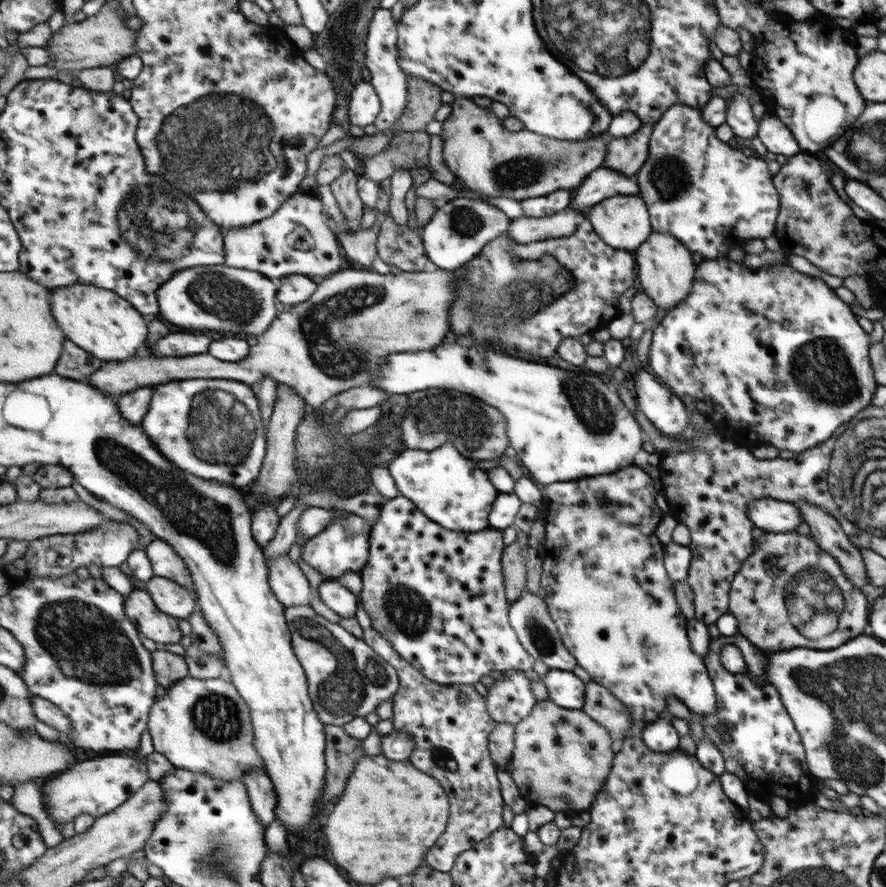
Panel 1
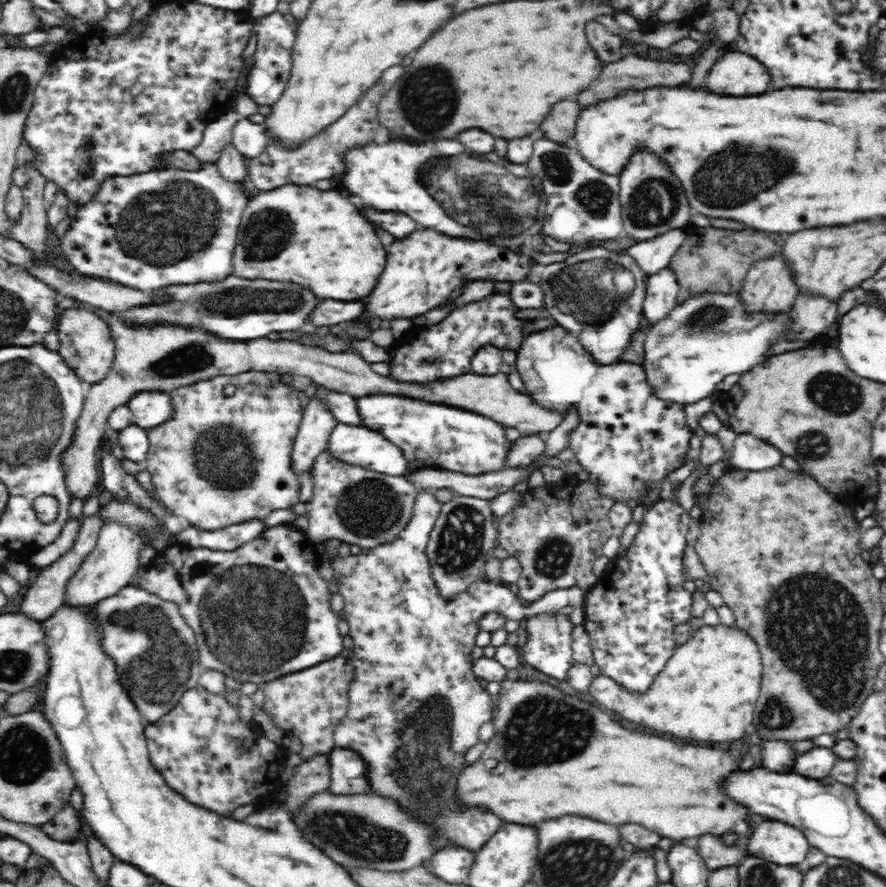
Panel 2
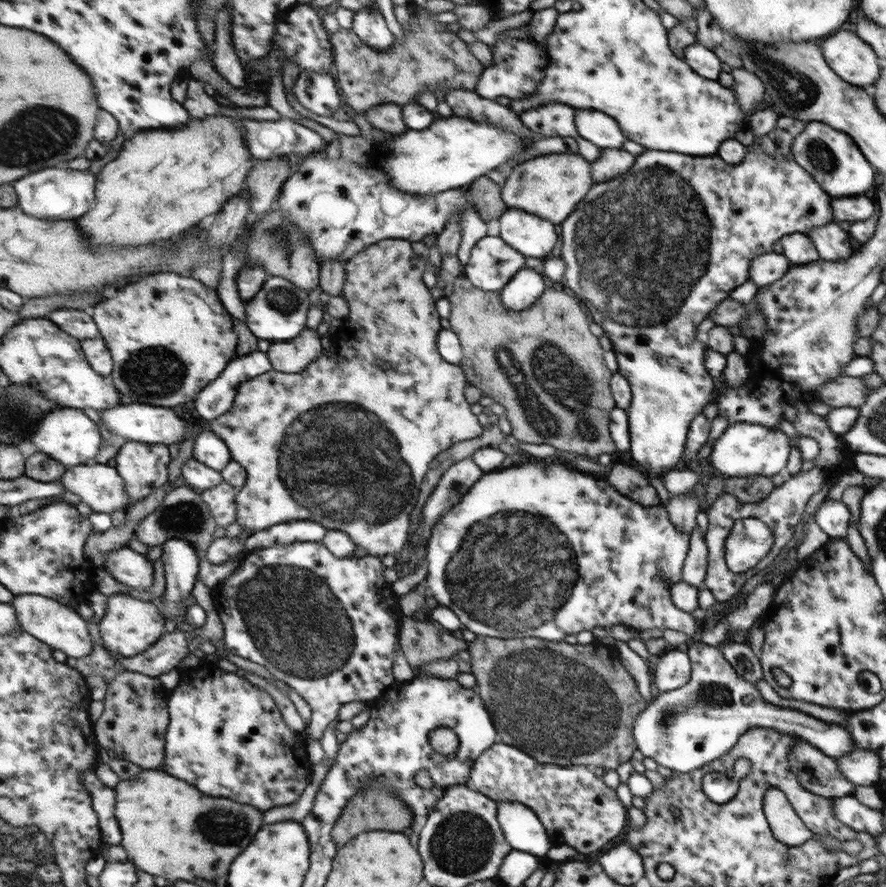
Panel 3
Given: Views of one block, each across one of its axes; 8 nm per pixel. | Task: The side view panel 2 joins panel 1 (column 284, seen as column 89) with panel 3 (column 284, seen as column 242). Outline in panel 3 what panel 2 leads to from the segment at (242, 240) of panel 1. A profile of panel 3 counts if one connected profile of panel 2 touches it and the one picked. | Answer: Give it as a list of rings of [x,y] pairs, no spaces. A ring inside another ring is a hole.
[[[325,151],[307,156],[298,167],[295,167],[293,174],[283,184],[276,204],[306,234],[321,268],[327,259],[337,259],[345,266],[351,257],[360,253],[366,246],[374,245],[384,238],[413,242],[421,241],[427,234],[437,236],[445,228],[446,220],[451,215],[457,215],[456,219],[462,226],[460,228],[462,238],[460,238],[456,254],[461,266],[468,264],[467,260],[470,260],[471,250],[475,248],[480,238],[485,236],[485,224],[477,216],[478,212],[467,198],[465,186],[425,197],[417,197],[415,194],[399,191],[391,186],[381,167],[376,166],[371,159],[368,159],[364,166],[359,166],[349,162],[343,156],[331,159]]]

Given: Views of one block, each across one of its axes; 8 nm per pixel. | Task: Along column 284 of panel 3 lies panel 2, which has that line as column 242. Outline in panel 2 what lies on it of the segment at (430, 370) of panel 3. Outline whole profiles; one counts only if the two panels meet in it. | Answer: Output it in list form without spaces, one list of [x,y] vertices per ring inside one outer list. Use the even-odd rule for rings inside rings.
[[[252,369],[237,375],[217,376],[208,380],[202,380],[178,388],[169,394],[175,404],[176,415],[172,418],[172,421],[166,422],[166,425],[148,431],[150,444],[144,463],[145,470],[152,476],[152,481],[154,481],[154,487],[156,487],[156,493],[160,497],[160,502],[169,514],[186,518],[192,526],[196,526],[199,530],[214,531],[248,520],[263,520],[269,514],[272,514],[274,510],[288,508],[290,505],[300,502],[298,477],[292,473],[292,465],[290,465],[290,449],[292,443],[294,443],[296,434],[298,434],[298,426],[302,421],[304,409],[301,408],[298,390],[282,381],[280,374]]]

